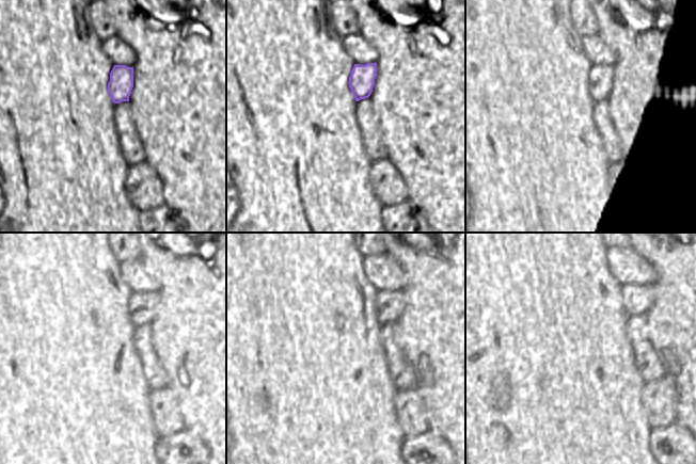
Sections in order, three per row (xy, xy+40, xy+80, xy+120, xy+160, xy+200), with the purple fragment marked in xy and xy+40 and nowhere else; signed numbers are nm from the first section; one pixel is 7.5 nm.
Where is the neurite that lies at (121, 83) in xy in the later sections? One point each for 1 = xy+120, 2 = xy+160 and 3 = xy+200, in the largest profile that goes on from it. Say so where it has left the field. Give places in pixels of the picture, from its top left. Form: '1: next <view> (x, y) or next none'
1: next xy+120 (143, 305)
2: next xy+160 (390, 305)
3: next xy+200 (636, 299)

